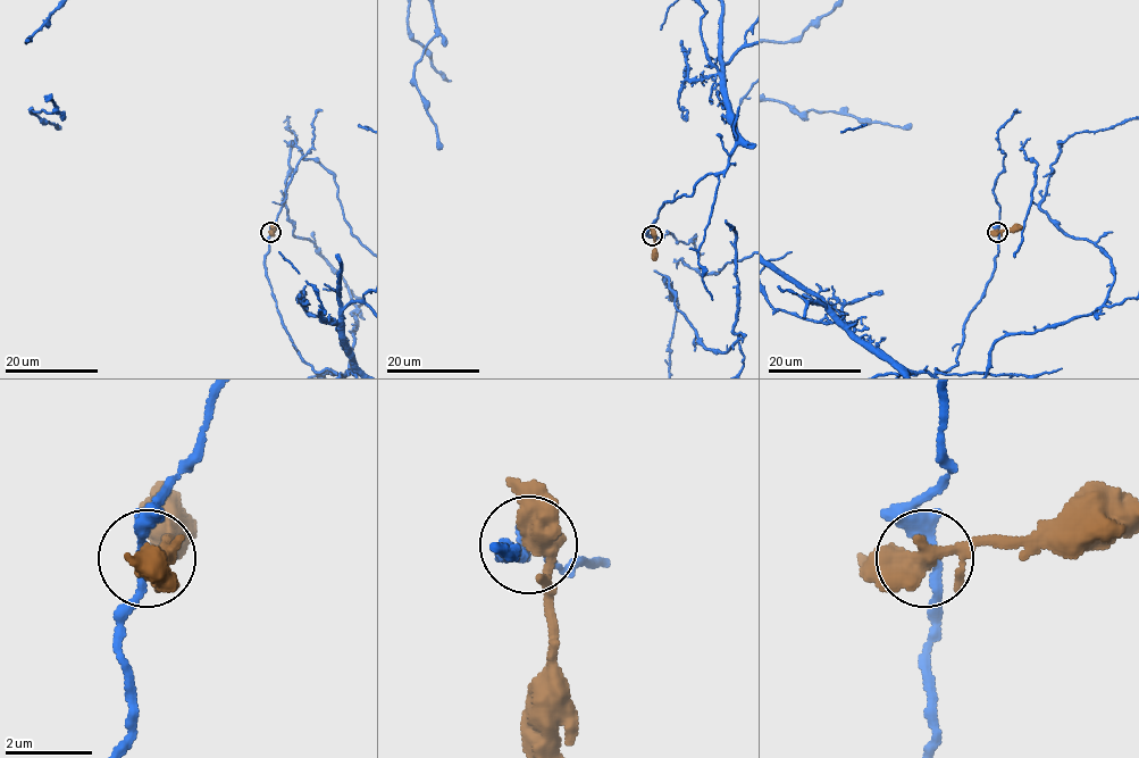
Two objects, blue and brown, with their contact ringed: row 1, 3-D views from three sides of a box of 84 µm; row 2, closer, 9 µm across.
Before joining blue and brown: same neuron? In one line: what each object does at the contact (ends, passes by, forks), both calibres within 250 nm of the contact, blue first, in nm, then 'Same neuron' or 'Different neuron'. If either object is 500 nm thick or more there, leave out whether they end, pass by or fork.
At the ring blue passes by. At the ring brown passes by. Thickness 240 nm (blue) against 480 nm. Different neuron

